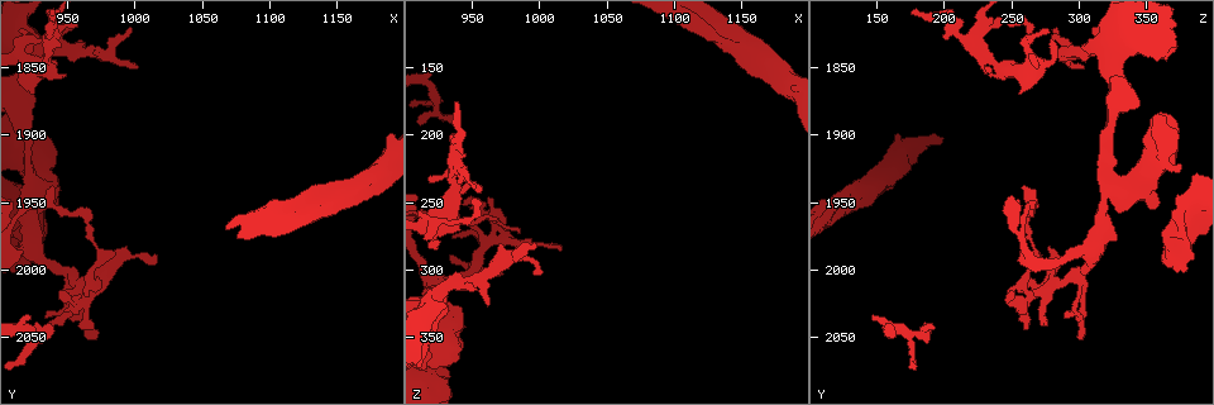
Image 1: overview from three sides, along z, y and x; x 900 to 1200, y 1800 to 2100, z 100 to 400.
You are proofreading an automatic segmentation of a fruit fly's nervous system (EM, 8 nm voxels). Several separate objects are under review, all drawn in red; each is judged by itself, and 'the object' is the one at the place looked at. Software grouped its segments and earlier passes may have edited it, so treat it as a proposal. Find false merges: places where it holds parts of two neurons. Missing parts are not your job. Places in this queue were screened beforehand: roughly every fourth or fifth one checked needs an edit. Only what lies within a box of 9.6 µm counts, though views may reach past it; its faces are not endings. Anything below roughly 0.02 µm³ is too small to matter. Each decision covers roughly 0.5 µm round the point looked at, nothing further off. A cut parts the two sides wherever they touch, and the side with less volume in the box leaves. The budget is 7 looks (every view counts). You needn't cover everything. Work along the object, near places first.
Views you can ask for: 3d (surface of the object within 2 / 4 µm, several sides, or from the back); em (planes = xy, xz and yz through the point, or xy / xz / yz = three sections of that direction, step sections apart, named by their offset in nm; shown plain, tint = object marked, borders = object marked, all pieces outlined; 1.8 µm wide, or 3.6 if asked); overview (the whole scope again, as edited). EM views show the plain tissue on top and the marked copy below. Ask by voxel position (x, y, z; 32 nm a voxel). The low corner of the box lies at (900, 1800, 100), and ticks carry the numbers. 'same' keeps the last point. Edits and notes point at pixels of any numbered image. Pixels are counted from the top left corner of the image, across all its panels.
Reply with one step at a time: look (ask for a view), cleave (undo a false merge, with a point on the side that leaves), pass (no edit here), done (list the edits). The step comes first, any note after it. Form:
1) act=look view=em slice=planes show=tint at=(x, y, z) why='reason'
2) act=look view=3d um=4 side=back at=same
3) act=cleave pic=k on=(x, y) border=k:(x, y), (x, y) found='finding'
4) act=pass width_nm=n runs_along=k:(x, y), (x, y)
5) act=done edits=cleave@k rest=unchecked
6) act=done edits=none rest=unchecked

act=look view=3d um=2 side=back at=(960, 2012, 278) why='four arms meet'

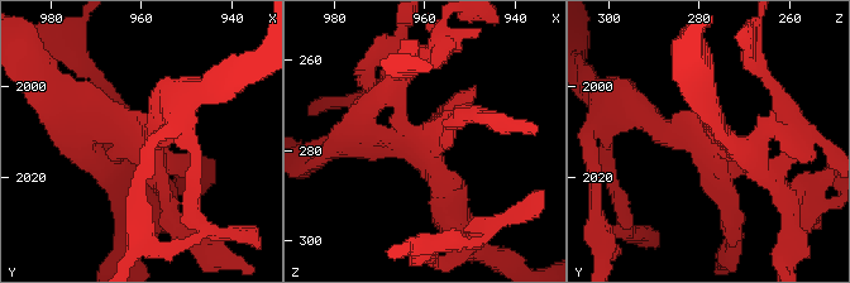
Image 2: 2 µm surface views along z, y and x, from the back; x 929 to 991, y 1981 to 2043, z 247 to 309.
act=look view=em slice=planes show=tint at=(960, 2012, 279)

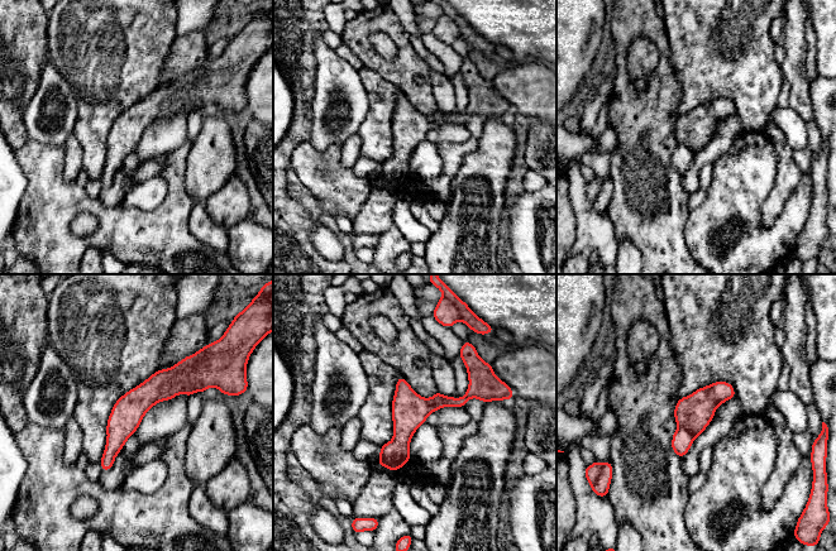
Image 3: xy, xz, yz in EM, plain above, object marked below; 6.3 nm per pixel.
act=pass width_nm=200 runs_along=3:(196, 377), (159, 386), (104, 465) found='continuous, no second neuron'

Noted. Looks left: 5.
act=look view=em slice=planes show=tint at=(956, 1958, 260) why='closes a loop'

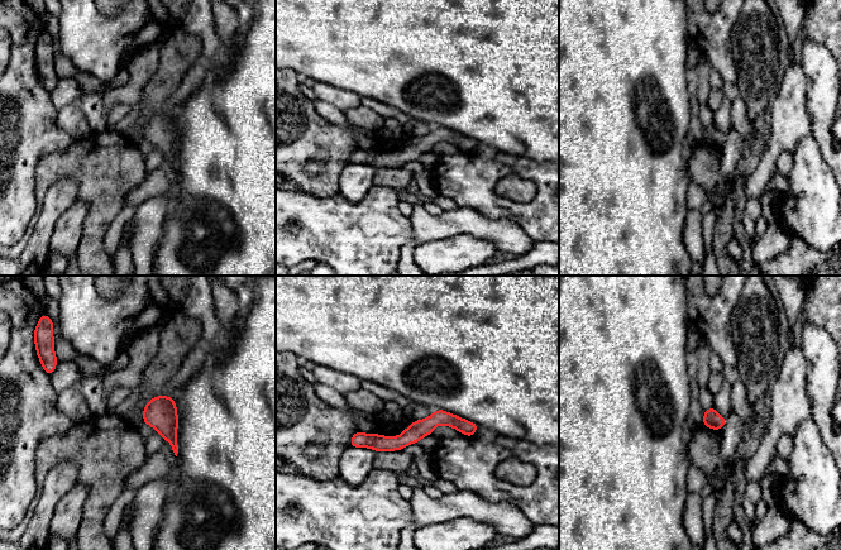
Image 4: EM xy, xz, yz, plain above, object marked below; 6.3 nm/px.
act=pass runs_along=4:(473, 426), (433, 420), (401, 441), (353, 443) found='all the same neuron'

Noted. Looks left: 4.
act=look view=em um=3.6 slice=xy step=4 show=tint at=(924, 1932, 320) why='arms part here'

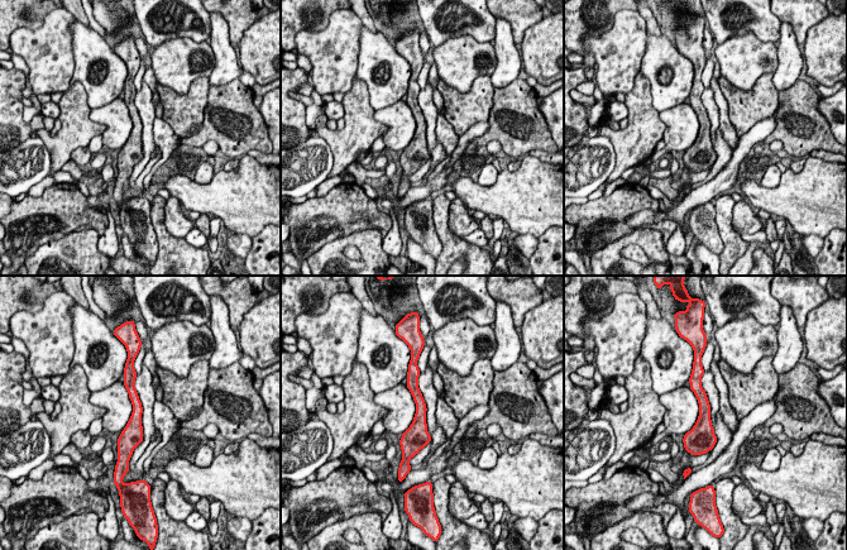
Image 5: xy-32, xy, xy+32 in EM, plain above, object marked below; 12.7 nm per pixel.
act=pass runs_along=5:(132, 382), (135, 421), (128, 452) found='one neuron here'

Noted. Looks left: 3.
act=done edits=none rest=unchecked

